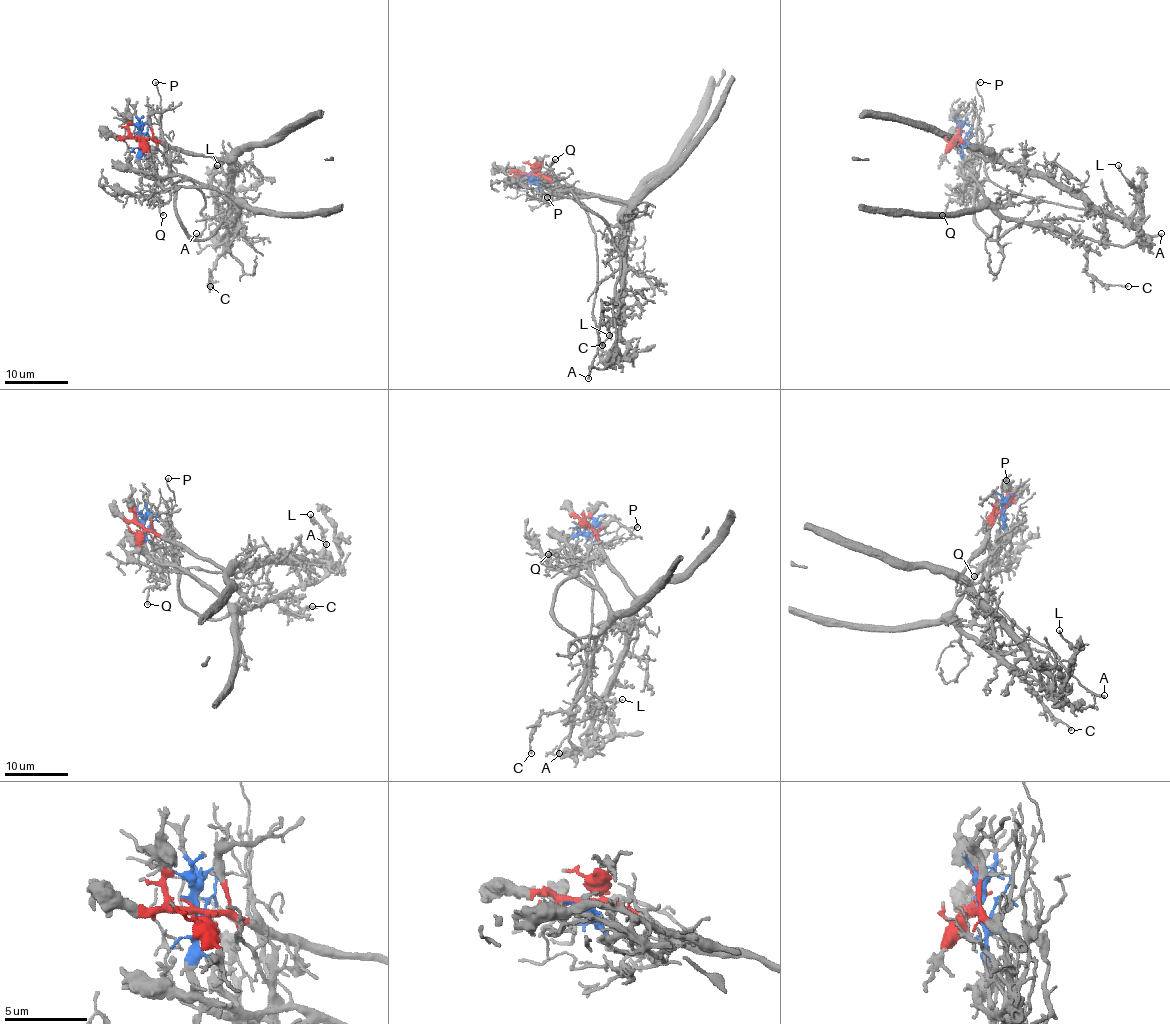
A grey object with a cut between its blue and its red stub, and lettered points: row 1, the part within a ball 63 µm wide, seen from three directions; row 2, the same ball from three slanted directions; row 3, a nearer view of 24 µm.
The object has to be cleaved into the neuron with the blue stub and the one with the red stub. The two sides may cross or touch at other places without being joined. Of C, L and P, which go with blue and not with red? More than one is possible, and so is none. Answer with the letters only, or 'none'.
P

